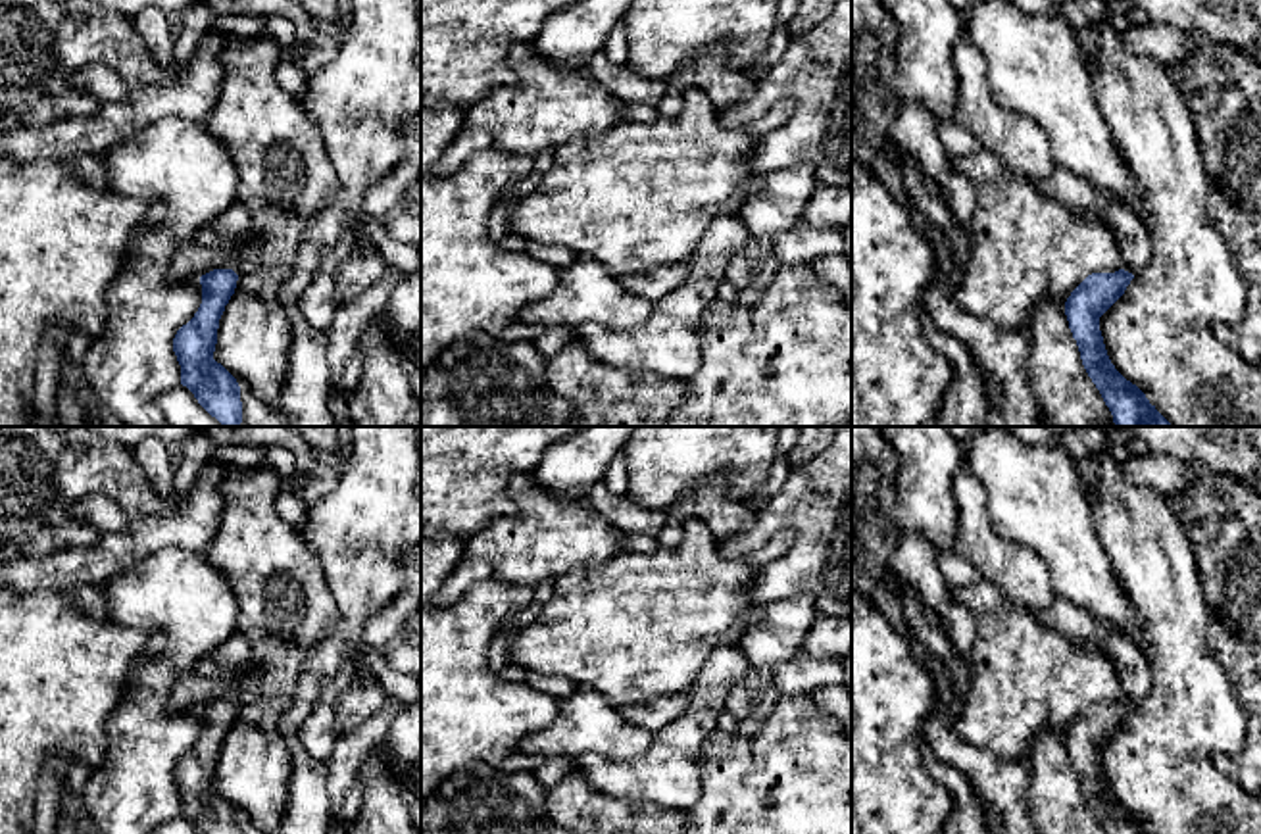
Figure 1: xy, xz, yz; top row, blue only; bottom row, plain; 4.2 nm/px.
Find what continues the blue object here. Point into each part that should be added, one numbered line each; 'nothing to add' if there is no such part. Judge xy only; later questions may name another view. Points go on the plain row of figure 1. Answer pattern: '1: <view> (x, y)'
1: xy (231, 663)

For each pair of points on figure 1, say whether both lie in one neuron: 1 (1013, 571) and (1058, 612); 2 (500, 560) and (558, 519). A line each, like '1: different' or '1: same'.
1: different
2: same

